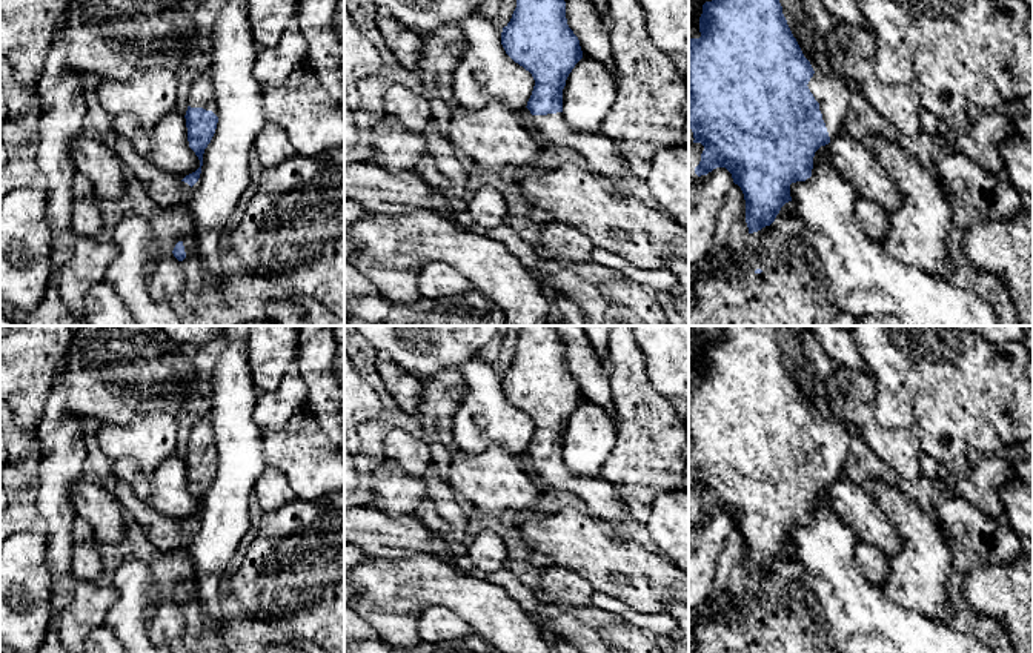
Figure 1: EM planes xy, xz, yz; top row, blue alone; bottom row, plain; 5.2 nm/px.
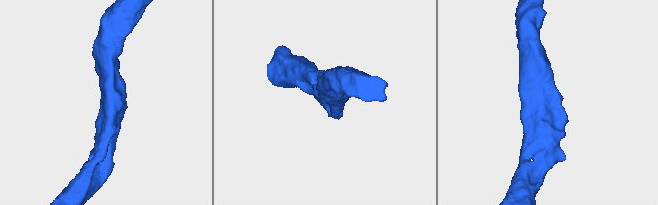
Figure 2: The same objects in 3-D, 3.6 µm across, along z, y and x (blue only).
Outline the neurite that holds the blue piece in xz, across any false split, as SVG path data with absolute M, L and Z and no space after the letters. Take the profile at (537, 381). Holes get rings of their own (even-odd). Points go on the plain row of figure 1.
M524 326L521 329L516 352L501 376L501 389L506 398L529 415L535 424L526 450L532 458L533 475L553 490L578 495L596 521L606 521L618 530L629 509L615 487L603 478L576 475L563 461L563 433L569 418L583 403L583 395L578 381L567 369L566 346L553 326Z

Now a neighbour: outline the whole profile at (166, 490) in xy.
M175 453L160 462L151 476L146 476L132 458L115 461L114 473L143 502L180 524L200 512L198 501L189 492L186 462Z

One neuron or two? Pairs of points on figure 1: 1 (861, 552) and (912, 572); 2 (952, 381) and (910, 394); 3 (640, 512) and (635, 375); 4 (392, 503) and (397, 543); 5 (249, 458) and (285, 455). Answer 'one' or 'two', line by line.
1: two
2: one
3: one
4: two
5: two

